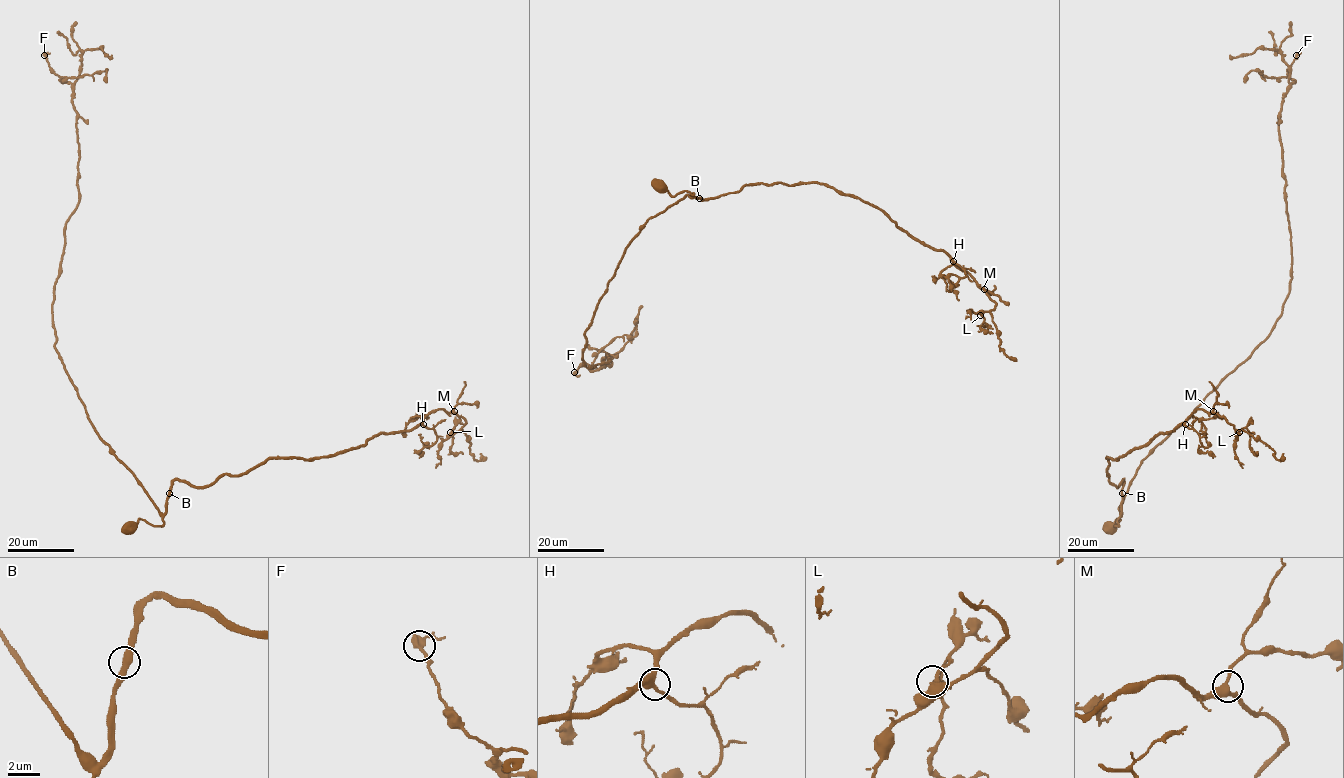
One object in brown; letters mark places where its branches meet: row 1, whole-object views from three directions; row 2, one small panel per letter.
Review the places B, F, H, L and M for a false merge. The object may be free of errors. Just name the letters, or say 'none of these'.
none of these

